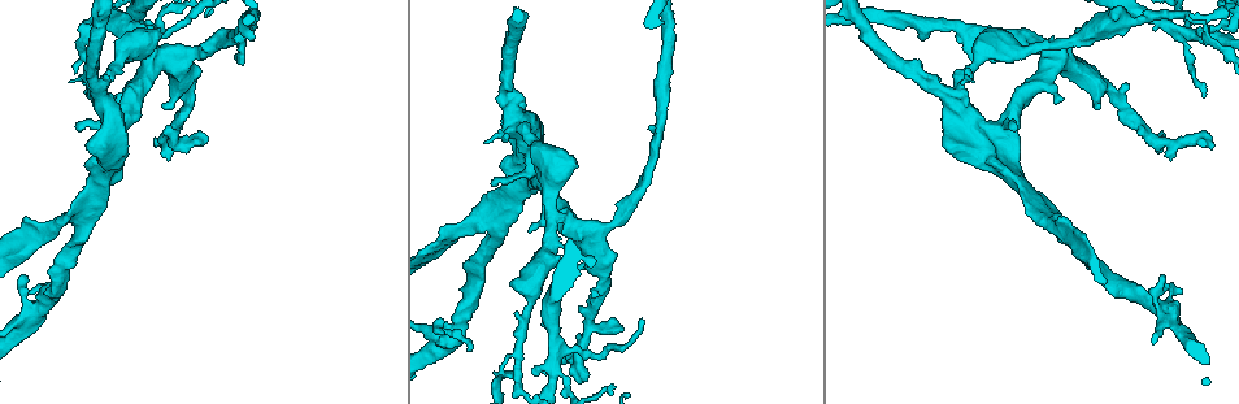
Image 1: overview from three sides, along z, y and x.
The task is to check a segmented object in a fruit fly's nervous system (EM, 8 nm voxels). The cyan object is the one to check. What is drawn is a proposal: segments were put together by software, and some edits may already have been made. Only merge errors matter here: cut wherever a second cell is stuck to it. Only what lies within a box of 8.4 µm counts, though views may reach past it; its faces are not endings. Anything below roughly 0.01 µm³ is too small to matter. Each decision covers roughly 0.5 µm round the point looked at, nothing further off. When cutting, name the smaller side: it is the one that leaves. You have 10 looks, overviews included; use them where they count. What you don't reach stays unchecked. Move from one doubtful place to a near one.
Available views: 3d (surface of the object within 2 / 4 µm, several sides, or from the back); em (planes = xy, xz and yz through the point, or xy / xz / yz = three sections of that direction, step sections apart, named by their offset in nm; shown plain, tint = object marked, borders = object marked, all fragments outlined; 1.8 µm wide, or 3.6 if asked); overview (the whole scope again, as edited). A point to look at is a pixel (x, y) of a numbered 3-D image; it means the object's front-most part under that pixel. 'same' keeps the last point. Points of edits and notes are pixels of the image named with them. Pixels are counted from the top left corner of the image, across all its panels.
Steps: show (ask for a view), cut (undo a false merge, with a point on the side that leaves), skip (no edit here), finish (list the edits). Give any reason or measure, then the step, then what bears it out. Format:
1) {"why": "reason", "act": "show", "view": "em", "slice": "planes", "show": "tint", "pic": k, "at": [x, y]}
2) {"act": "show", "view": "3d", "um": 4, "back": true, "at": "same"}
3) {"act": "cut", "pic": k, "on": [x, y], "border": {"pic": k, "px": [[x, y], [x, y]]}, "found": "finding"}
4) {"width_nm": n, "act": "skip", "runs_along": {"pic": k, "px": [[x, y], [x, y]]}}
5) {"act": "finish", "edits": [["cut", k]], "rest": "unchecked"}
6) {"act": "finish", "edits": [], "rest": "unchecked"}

{"why": "arms run side by side", "act": "show", "view": "em", "slice": "planes", "show": "tint", "pic": 1, "at": [559, 350]}

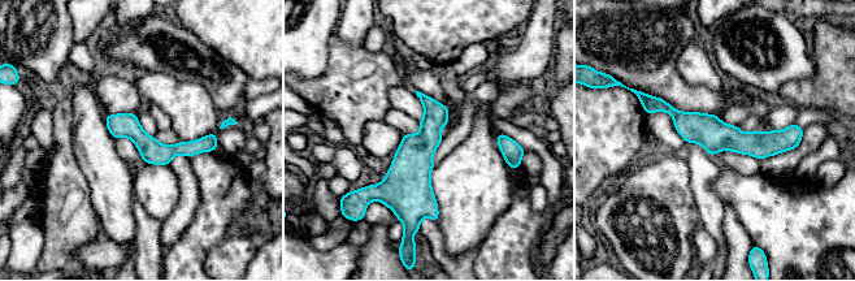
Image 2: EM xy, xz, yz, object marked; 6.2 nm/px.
{"act": "skip", "found": "all the same cell"}

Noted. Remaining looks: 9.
{"why": "two arms in line, one across", "act": "show", "view": "em", "slice": "xy", "step": 16, "show": "tint", "pic": 1, "at": [1055, 216]}

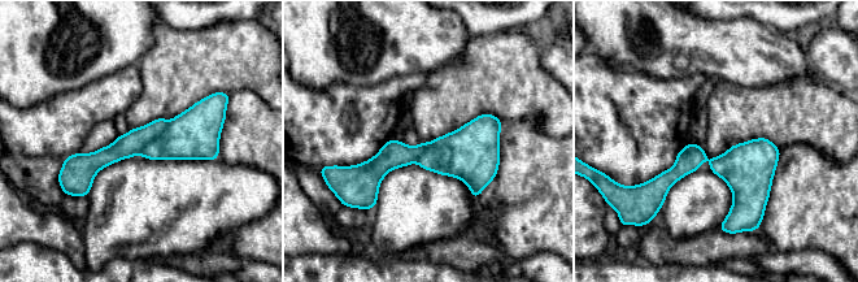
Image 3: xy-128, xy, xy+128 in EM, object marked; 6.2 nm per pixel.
{"width_nm": 90, "act": "cut", "pic": 3, "on": [130, 144], "found": "two cells meet here"}

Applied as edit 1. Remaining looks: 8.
{"why": "arms part here", "act": "show", "view": "3d", "um": 4, "pic": 1, "at": [110, 149]}

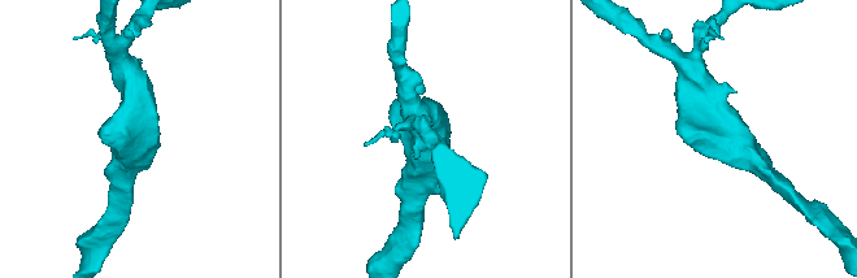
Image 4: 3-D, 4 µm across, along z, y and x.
{"why": "shape alone is not enough", "act": "show", "view": "em", "um": 3.6, "slice": "xz", "step": 8, "show": "tint", "pic": 4, "at": [734, 140]}

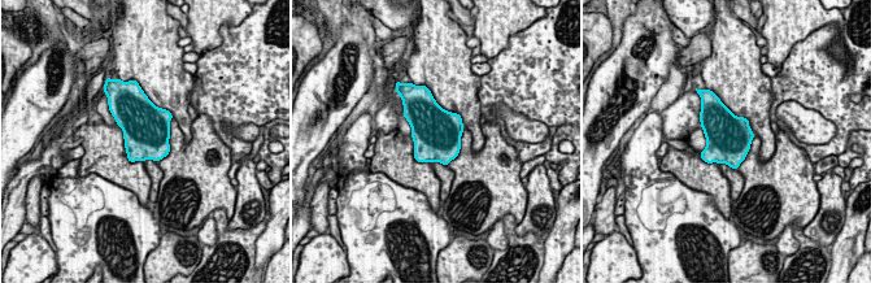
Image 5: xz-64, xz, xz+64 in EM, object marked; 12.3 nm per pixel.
{"why": "another direction", "act": "show", "view": "em", "um": 3.6, "slice": "xy", "step": 4, "show": "tint", "at": "same"}

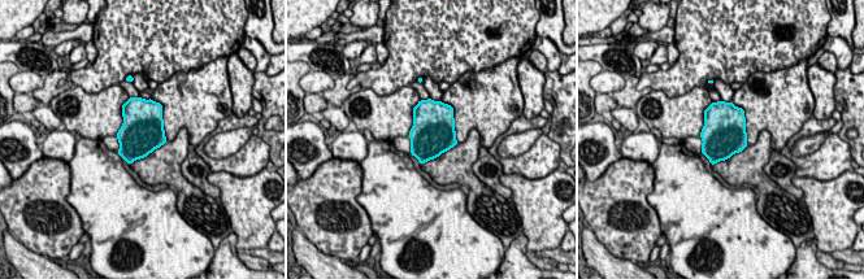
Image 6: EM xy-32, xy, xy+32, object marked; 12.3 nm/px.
{"act": "skip", "found": "continuous, no second cell"}

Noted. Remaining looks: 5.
{"why": "sharp bend", "act": "show", "view": "em", "slice": "xz", "step": 4, "show": "tint", "pic": 1, "at": [1161, 303]}

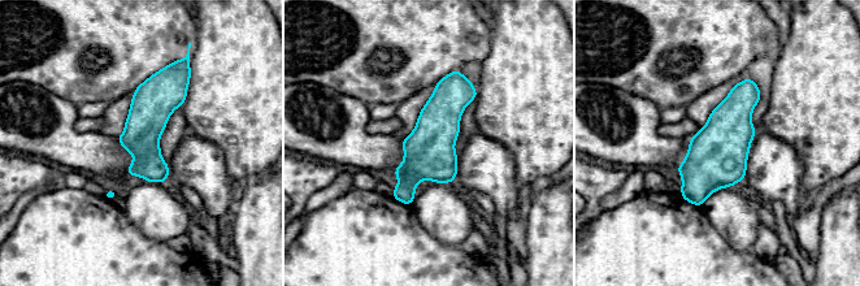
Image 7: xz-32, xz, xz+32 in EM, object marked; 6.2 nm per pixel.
{"why": "cut it another way", "act": "show", "view": "em", "slice": "planes", "show": "borders", "at": "same"}

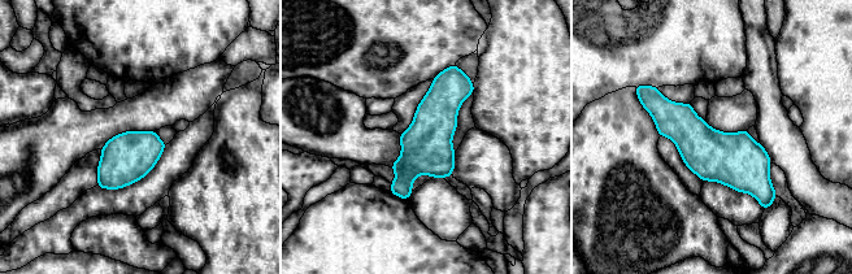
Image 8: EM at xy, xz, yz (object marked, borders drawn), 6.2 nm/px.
{"act": "skip", "runs_along": {"pic": 8, "px": [[651, 99], [772, 194]]}, "found": "one cell here"}

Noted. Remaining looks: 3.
{"act": "finish", "edits": [["cut", 3]], "rest": "unchecked"}

